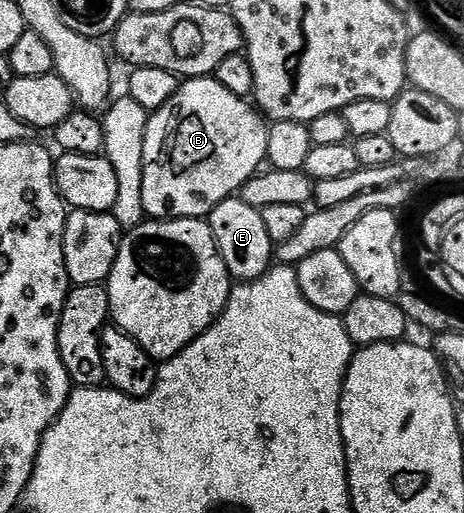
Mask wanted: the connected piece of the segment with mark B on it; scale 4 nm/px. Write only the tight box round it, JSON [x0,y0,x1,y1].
[142,76,268,219]

